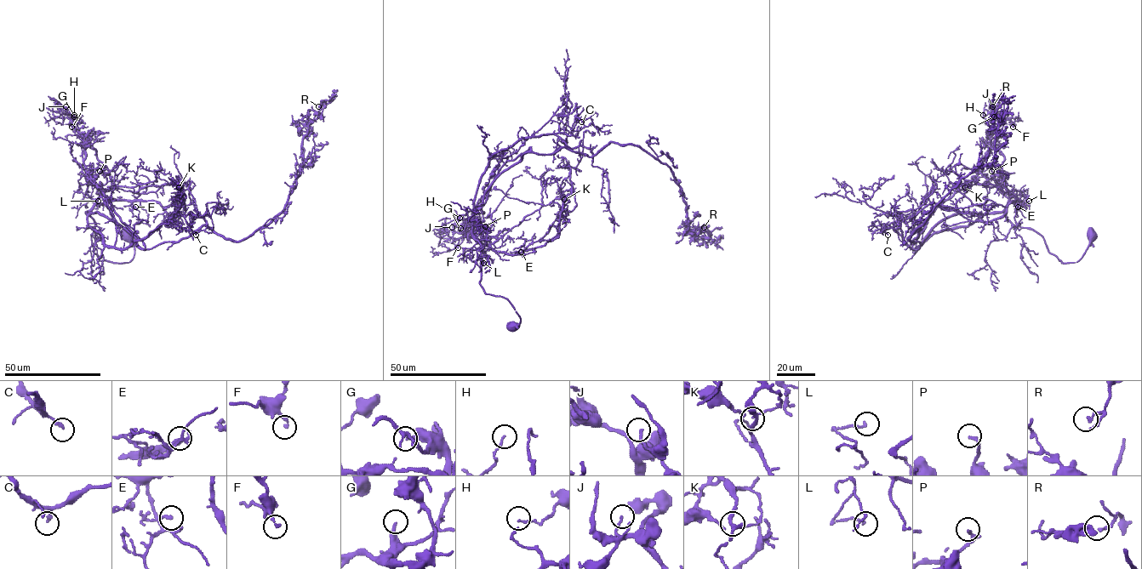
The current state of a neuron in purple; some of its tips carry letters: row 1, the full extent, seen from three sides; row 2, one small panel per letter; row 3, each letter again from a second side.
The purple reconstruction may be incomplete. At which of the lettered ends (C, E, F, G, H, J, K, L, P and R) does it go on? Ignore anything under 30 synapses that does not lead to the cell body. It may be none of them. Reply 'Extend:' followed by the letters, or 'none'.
Extend: none

